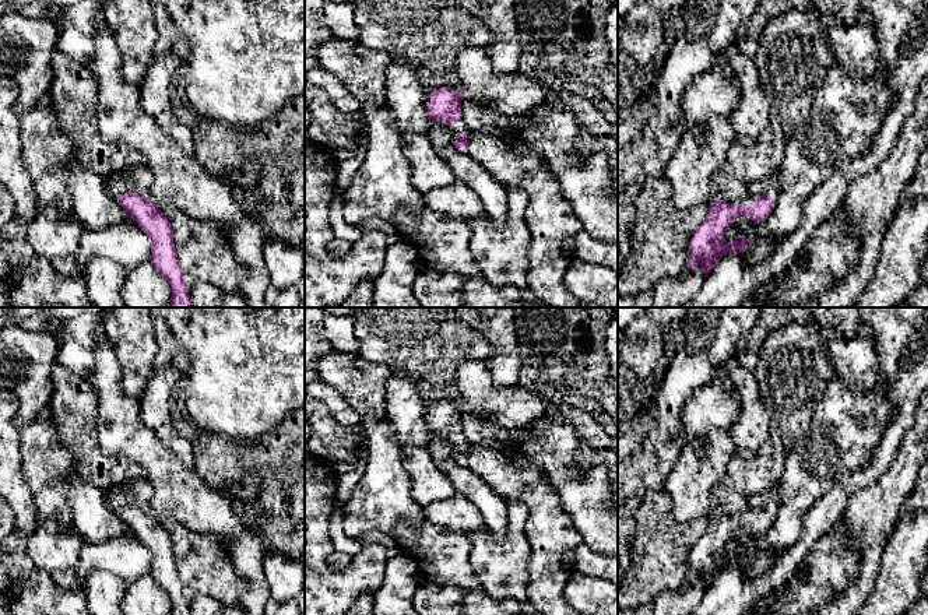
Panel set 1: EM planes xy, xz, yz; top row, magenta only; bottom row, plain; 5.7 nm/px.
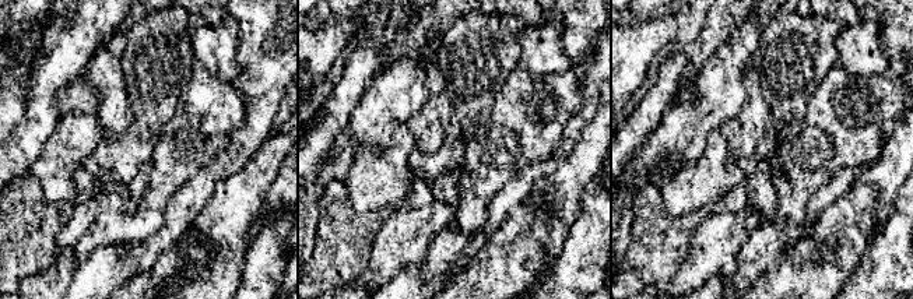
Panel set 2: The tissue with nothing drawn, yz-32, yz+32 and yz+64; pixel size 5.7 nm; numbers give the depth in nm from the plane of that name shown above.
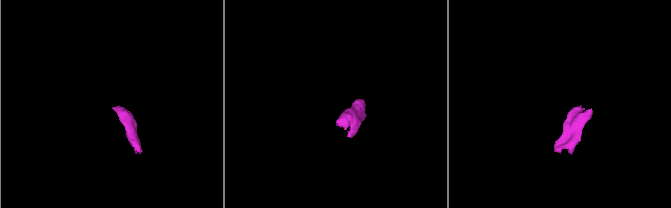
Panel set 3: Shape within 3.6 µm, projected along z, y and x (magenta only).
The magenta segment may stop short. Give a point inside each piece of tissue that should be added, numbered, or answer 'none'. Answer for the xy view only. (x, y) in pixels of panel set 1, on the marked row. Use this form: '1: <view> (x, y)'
none

